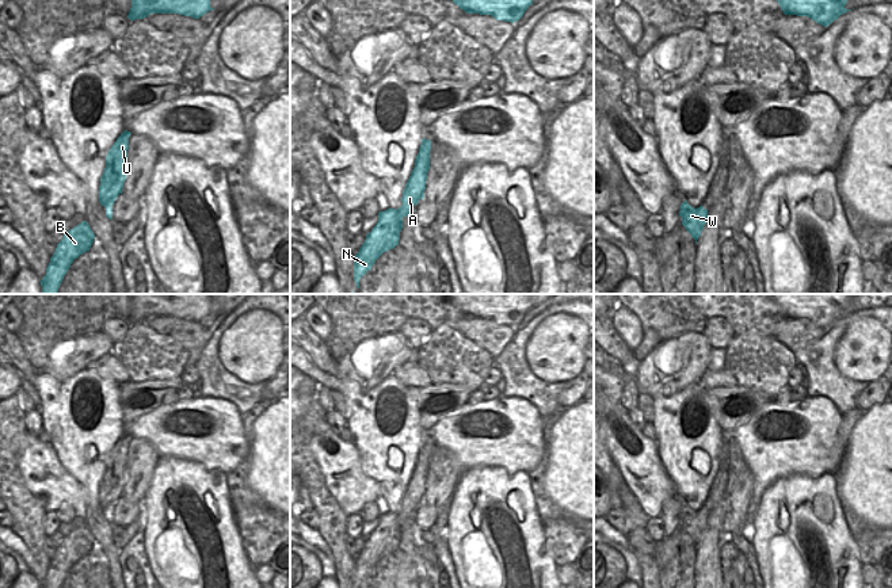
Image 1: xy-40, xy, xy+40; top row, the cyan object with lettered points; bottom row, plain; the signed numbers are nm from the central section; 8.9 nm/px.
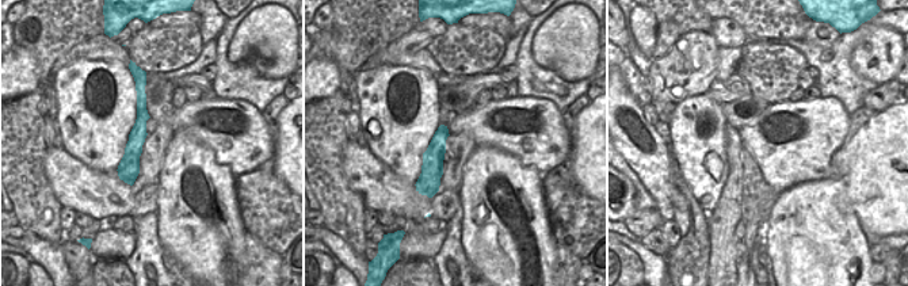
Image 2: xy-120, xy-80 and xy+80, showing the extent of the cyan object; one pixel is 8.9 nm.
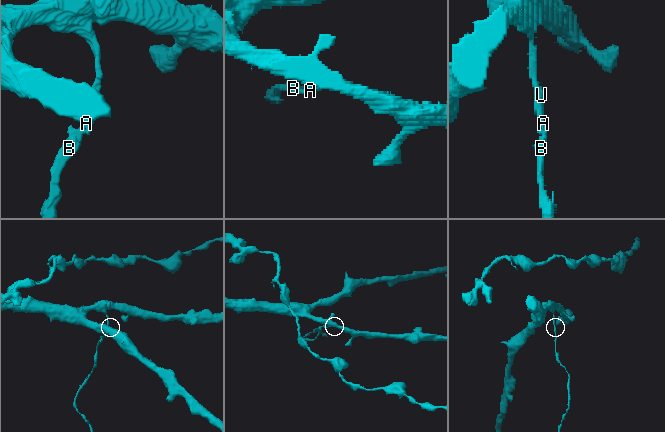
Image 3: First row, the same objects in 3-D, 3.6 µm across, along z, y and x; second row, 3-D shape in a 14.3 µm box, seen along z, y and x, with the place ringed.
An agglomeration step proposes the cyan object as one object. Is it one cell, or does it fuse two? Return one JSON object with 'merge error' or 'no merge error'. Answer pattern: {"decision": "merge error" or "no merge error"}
{"decision": "merge error"}

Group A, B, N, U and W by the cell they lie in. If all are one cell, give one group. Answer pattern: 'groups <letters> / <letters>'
groups A U / B N W

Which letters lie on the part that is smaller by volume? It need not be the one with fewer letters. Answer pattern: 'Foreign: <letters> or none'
Foreign: B, N, W.

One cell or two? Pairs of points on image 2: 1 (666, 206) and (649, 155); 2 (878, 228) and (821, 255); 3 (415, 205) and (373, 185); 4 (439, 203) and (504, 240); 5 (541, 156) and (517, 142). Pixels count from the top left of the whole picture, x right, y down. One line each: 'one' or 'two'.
1: one
2: two
3: one
4: two
5: one

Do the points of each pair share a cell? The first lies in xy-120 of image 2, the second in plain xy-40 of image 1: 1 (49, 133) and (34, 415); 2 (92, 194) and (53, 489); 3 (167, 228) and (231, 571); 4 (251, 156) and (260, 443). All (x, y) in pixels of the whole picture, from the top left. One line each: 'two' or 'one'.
1: one
2: one
3: one
4: two

